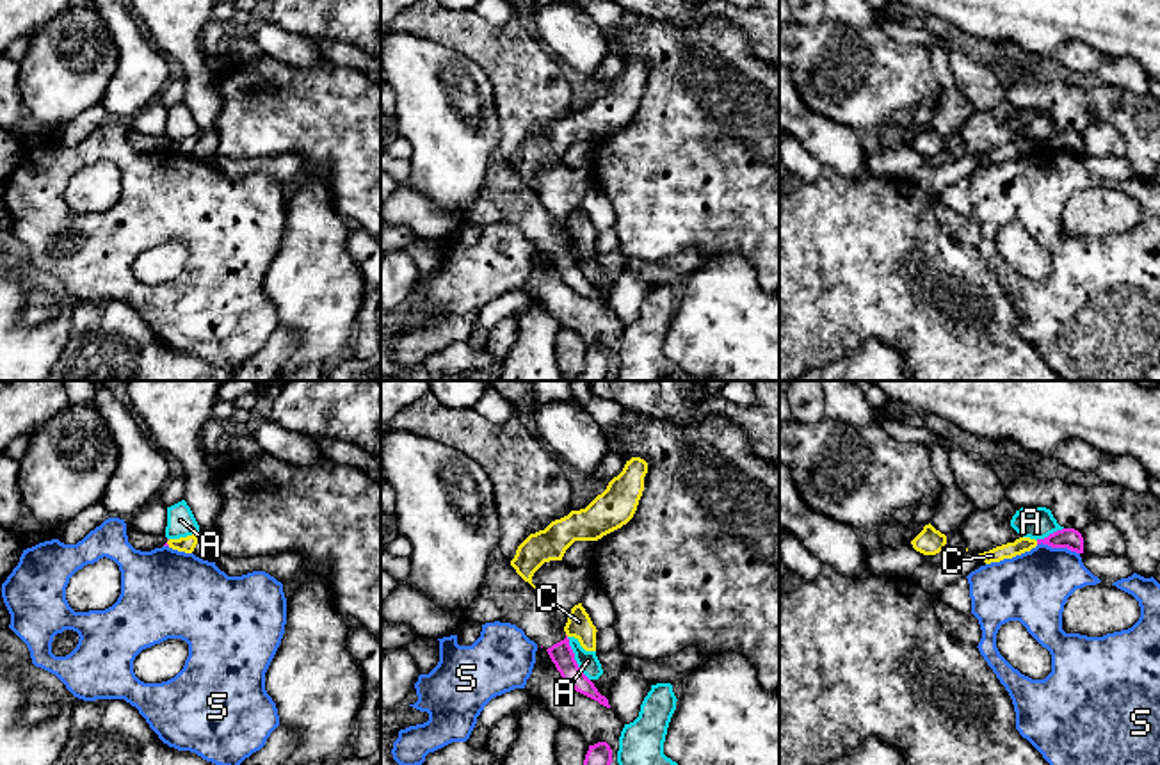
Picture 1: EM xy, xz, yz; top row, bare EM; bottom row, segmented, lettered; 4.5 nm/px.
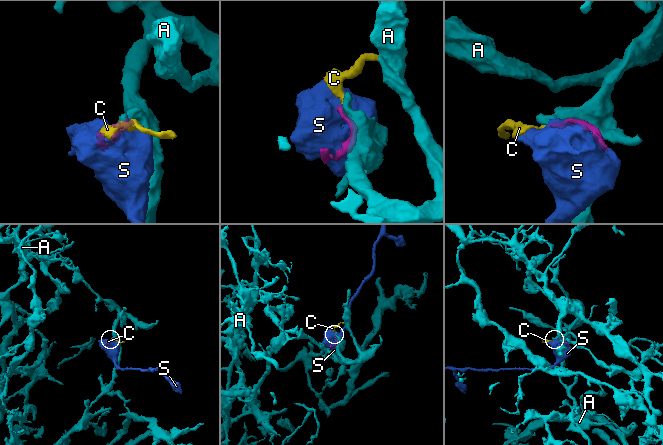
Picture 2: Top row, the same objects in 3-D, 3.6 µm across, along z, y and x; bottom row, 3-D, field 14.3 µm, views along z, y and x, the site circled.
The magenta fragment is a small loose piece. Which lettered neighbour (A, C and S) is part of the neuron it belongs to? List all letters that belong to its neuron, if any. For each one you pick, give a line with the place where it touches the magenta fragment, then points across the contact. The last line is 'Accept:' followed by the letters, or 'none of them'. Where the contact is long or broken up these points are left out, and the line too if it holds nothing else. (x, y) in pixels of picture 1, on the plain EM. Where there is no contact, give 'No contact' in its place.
Accept: none of them

